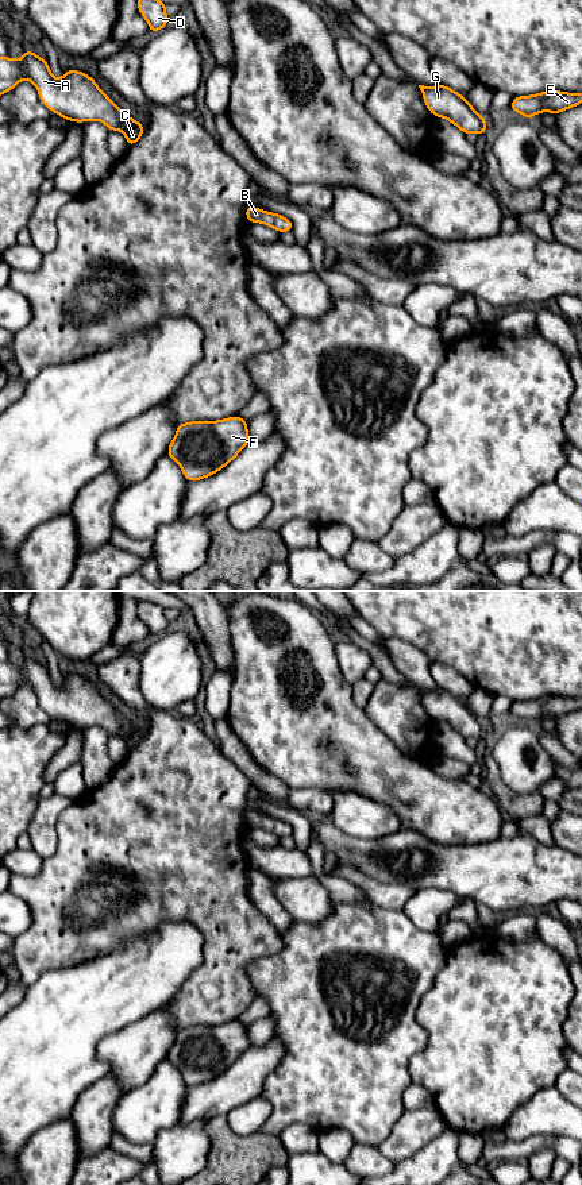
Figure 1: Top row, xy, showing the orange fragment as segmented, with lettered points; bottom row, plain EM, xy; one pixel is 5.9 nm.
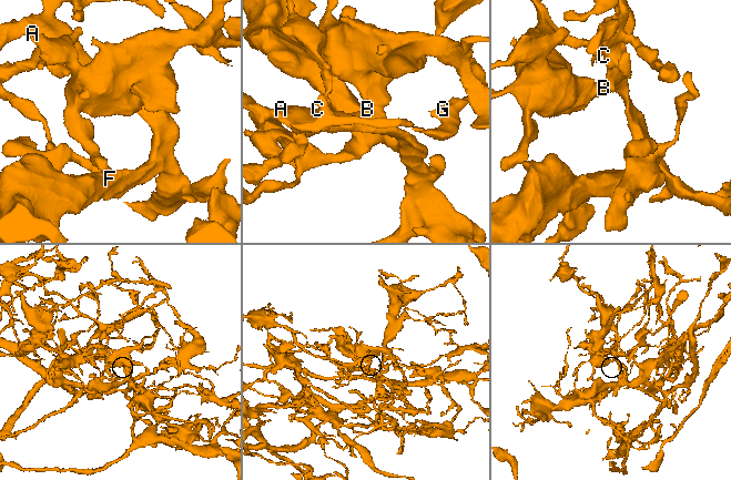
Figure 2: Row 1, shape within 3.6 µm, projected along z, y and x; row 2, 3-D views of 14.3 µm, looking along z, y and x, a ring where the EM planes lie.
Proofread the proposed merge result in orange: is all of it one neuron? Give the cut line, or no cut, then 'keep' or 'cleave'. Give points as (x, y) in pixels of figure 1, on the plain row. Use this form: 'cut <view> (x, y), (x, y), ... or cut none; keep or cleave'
cut none; keep

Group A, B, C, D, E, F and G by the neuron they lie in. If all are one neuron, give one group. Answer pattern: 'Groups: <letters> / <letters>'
Groups: A B C D E F G

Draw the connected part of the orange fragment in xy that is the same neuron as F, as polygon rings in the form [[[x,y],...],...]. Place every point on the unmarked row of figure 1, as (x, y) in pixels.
[[[242,1022],[190,1026],[177,1030],[166,1059],[181,1072],[188,1086],[196,1086],[220,1076],[248,1047],[247,1024]]]

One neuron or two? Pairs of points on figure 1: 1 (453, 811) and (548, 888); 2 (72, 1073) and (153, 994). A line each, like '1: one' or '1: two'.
1: two
2: one

